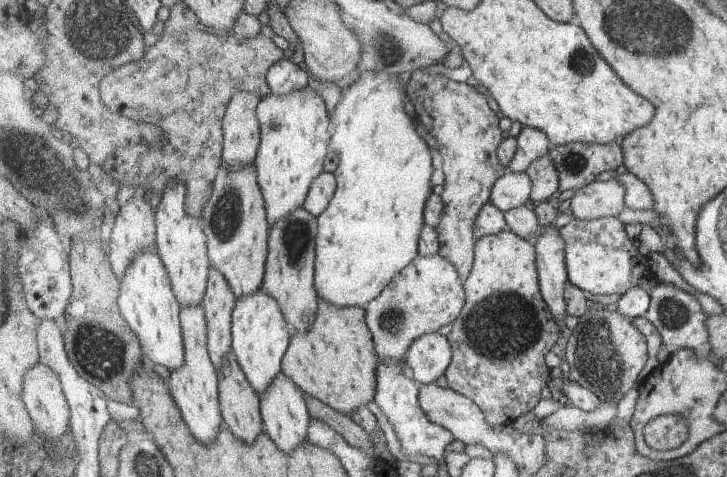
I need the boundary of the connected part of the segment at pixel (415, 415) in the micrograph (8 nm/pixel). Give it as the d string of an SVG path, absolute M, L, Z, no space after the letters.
M379 360L377 370L377 389L374 400L390 423L400 441L403 452L409 457L424 454L435 460L446 456L447 446L455 440L453 432L433 422L419 402L420 383L411 376L404 362L399 360Z

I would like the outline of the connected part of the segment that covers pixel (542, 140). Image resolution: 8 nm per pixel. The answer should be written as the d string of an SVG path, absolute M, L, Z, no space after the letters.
M523 127L518 136L518 153L509 170L513 173L526 173L536 159L546 156L550 150L549 140L542 131Z

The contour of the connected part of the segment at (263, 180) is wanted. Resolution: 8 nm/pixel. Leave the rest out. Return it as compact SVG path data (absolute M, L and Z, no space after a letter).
M309 87L295 90L285 96L272 94L265 97L258 106L258 118L261 142L255 168L257 176L259 176L259 184L261 184L266 198L268 220L273 228L279 220L289 216L297 208L305 206L313 182L323 174L325 160L331 152L331 119L330 114L327 114L327 108L325 108L325 100Z

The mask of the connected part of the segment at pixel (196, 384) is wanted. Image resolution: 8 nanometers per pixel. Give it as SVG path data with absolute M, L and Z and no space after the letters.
M203 303L183 306L181 317L186 358L185 364L170 374L169 390L195 438L201 444L213 444L224 420L220 406L220 376L210 356L205 306Z

